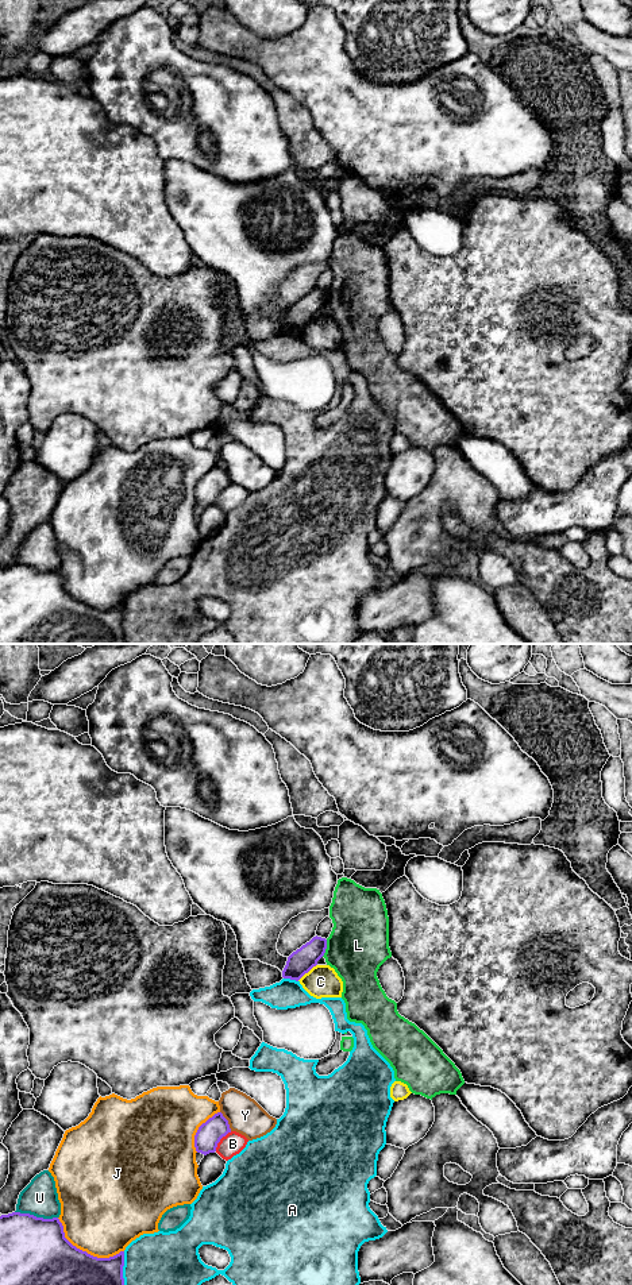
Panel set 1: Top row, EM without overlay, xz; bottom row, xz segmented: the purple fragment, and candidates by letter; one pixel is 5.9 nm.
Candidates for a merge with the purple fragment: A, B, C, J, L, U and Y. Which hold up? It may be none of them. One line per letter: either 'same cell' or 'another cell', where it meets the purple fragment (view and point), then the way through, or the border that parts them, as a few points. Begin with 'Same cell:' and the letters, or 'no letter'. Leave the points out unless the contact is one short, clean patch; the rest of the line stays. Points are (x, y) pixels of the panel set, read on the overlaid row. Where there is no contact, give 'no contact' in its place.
Same cell: no letter
A: another cell; meets purple in xz at (122, 1268)
B: another cell; meets purple in xz at (220, 1138)
C: another cell; meets purple in xz at (307, 972)
J: another cell; meets purple in xz at (85, 1251)
L: another cell; meets purple in xz at (326, 948); border along xz (327, 940), (327, 948), (322, 956)
U: another cell; meets purple in xz at (35, 1216)
Y: another cell; meets purple in xz at (227, 1121)

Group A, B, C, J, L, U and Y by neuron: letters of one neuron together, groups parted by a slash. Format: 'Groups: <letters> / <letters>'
Groups: A / B / C / J / L / U / Y

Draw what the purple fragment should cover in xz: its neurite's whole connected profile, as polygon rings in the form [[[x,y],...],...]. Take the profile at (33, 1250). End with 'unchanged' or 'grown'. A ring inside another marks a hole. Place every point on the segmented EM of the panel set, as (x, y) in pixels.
[[[12,1212],[0,1216],[0,1285],[124,1285],[123,1266],[124,1251],[120,1251],[119,1254],[109,1258],[97,1258],[73,1246],[65,1238],[63,1226],[58,1218],[43,1219],[20,1212]]]; unchanged

